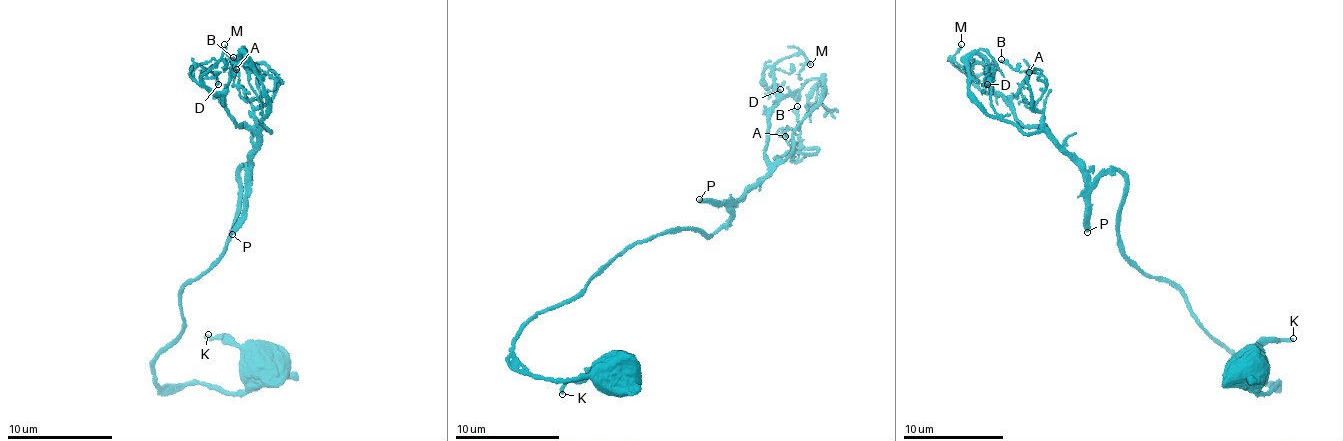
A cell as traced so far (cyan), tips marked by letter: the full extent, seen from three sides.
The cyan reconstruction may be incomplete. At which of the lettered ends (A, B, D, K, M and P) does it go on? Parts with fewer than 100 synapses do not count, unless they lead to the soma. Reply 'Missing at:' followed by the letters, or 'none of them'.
Missing at: P

